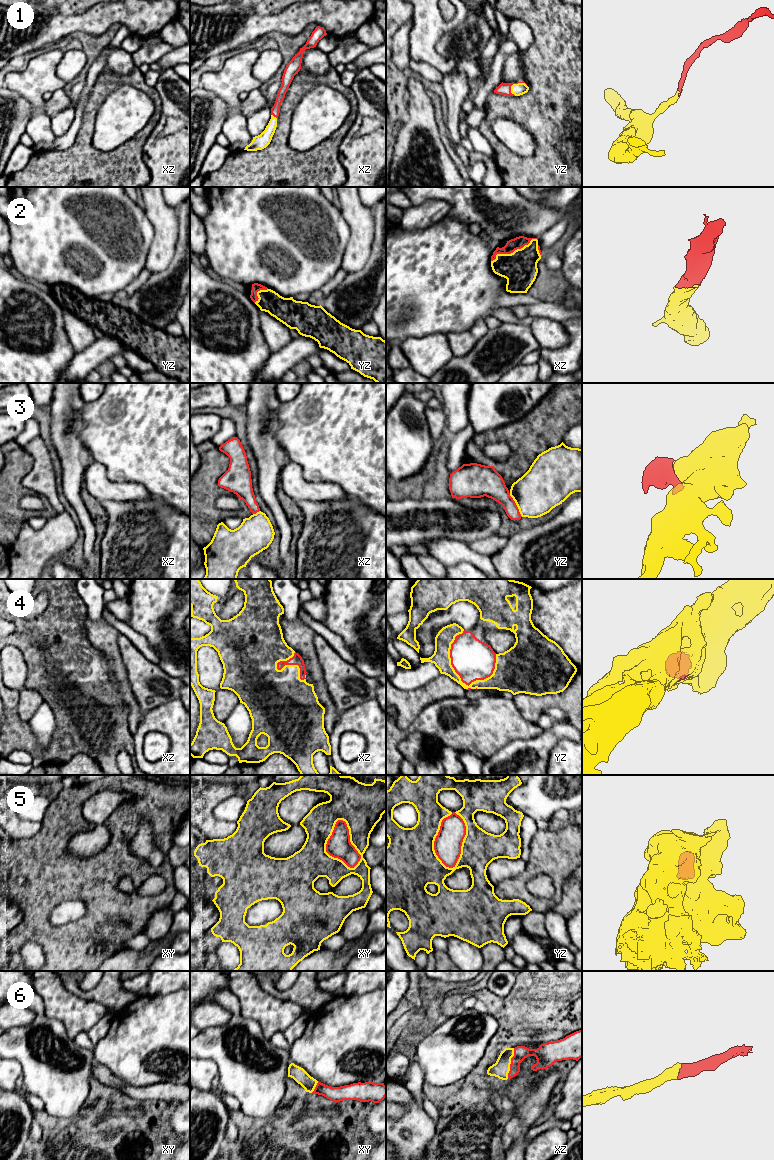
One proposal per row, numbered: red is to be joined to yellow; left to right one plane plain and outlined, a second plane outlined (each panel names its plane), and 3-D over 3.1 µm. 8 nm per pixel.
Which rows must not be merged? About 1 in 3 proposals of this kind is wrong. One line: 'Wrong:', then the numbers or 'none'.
Wrong: 5

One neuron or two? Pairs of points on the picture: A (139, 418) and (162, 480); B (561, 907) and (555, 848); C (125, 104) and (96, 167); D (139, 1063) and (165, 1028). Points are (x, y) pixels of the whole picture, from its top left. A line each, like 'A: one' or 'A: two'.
A: one
B: two
C: two
D: one

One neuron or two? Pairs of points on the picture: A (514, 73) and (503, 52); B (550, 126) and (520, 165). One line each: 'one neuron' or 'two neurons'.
A: two neurons
B: one neuron

